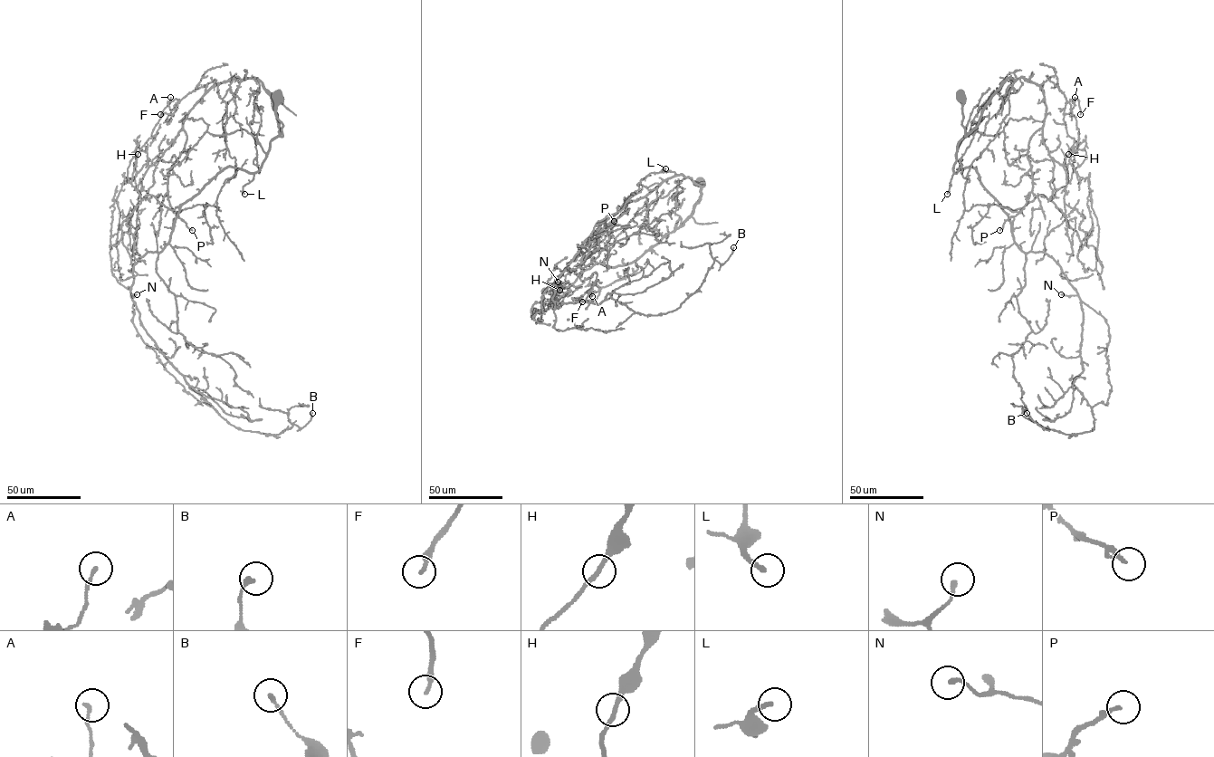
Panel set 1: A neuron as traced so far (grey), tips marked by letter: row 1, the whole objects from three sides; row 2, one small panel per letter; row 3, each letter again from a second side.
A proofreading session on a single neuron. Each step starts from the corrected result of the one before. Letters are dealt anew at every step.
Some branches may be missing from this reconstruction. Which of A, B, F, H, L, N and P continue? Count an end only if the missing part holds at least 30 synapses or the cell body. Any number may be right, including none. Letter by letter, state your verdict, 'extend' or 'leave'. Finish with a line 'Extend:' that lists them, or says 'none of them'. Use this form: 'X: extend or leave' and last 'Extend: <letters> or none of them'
A: leave
B: leave
F: leave
H: leave
L: leave
N: leave
P: leave
Extend: none of them

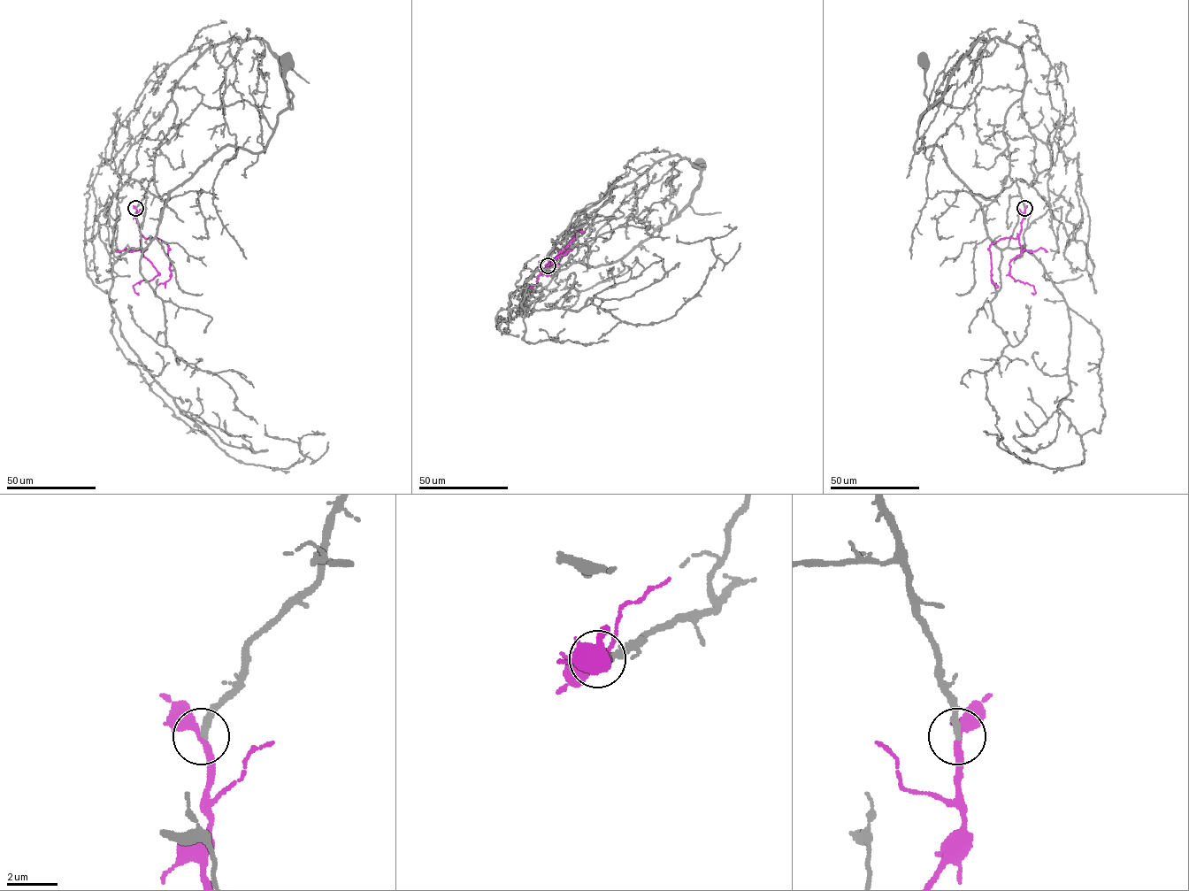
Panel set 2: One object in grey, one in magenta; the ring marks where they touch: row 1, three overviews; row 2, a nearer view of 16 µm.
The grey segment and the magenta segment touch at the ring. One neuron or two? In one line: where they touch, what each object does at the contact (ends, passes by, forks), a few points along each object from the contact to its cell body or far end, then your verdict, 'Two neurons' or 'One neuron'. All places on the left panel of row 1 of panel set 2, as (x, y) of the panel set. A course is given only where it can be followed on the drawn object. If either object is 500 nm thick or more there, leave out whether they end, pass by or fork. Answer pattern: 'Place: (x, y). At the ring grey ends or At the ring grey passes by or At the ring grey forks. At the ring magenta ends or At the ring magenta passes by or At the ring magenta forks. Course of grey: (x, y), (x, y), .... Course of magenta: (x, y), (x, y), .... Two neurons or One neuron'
Place: (135, 208). At the ring grey ends. At the ring magenta passes by. Course of grey: (135, 209), (154, 175), (161, 216), (168, 195), (226, 145), (261, 152), (277, 117), (292, 107), (288, 63). Course of magenta: (135, 209), (140, 250), (158, 273), (152, 280), (134, 285), (138, 293). One neuron

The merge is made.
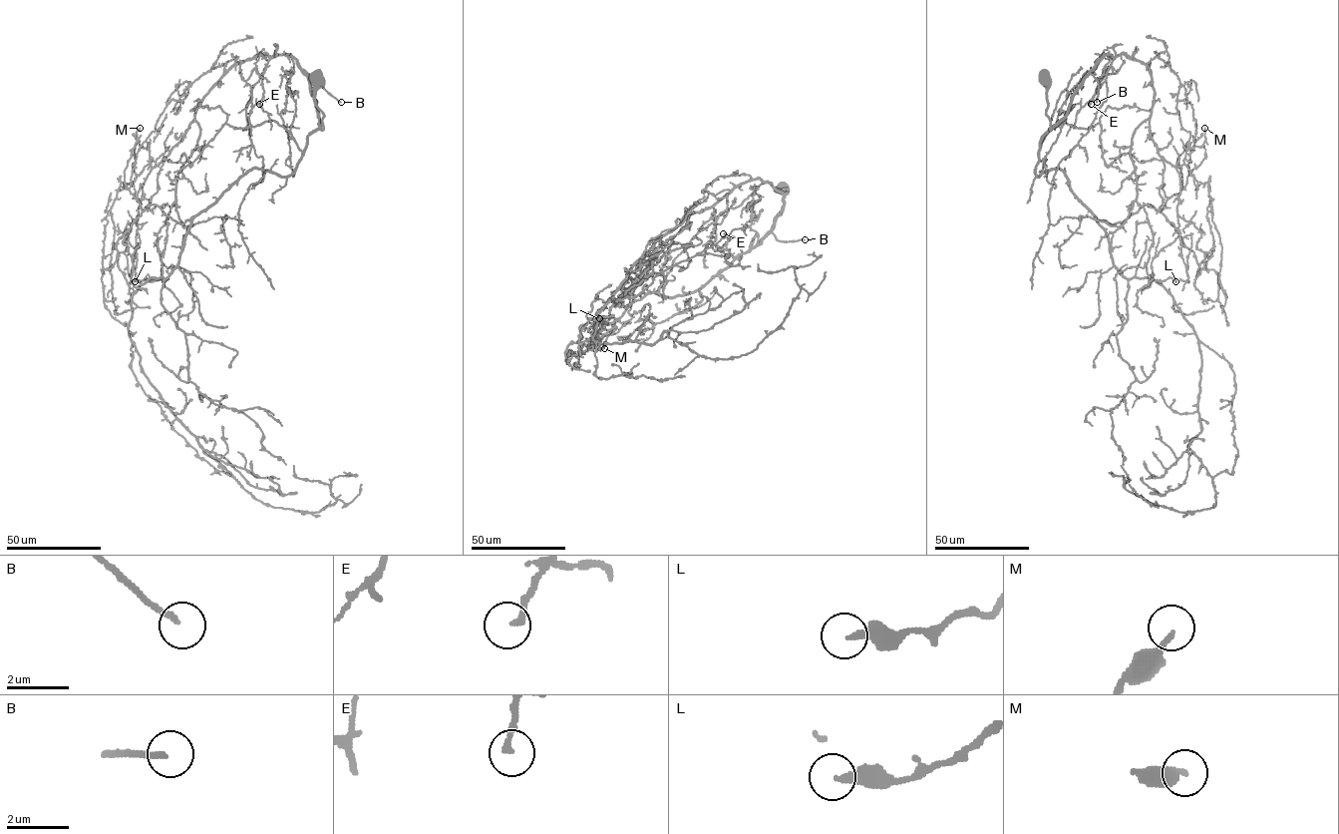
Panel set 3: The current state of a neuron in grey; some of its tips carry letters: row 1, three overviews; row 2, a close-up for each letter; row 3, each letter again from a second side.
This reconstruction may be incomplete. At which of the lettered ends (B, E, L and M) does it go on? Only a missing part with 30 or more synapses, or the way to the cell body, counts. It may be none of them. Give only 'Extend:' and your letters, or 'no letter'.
Extend: E

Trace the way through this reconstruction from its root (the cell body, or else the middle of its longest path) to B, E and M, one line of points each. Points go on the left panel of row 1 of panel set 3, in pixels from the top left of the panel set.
B: (319, 81), (314, 103), (323, 114), (321, 129), (307, 74), (341, 102)
E: (319, 81), (314, 103), (323, 114), (322, 129), (309, 78), (293, 57), (278, 55), (268, 61), (259, 104)
M: (319, 81), (322, 129), (298, 62), (265, 53), (221, 78), (152, 168), (140, 128)

